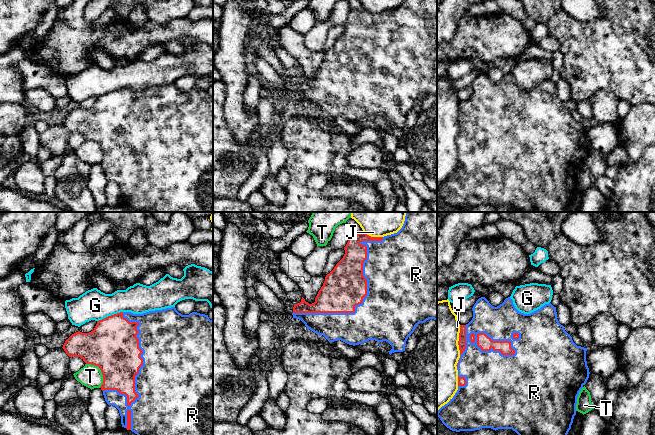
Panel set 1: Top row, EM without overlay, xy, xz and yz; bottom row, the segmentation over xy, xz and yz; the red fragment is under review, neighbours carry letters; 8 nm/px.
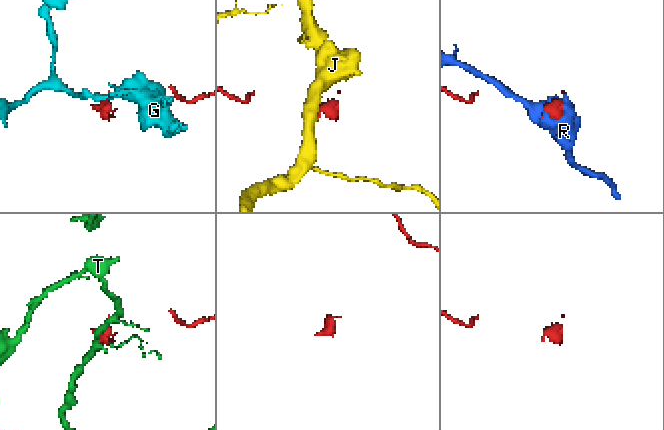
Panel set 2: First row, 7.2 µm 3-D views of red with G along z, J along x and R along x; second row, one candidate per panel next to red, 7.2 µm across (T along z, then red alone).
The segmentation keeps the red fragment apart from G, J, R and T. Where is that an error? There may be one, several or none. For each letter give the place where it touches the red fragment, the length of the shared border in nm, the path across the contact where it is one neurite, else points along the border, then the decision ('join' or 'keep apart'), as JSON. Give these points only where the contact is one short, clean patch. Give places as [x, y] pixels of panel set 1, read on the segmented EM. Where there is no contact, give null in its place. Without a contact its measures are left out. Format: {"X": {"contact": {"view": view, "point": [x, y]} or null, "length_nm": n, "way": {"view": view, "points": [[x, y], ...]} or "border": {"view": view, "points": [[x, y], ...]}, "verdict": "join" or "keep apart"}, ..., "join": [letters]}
{"G": {"contact": {"view": "xy", "point": [109, 316]}, "length_nm": 220, "verdict": "keep apart"}, "J": {"contact": {"view": "yz", "point": [459, 340]}, "length_nm": 240, "verdict": "keep apart"}, "R": {"contact": {"view": "xz", "point": [365, 295]}, "length_nm": 950, "verdict": "join"}, "T": {"contact": {"view": "xy", "point": [101, 371]}, "length_nm": 240, "verdict": "keep apart"}, "join": ["R"]}

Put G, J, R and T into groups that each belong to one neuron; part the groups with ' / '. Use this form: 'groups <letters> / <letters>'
groups G / J / R / T

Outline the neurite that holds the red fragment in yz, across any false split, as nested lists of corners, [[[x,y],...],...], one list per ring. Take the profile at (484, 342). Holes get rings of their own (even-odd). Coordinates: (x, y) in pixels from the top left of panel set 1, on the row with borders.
[[[481,297],[474,304],[472,311],[472,320],[466,325],[460,325],[458,341],[460,358],[456,365],[458,370],[458,390],[448,403],[437,411],[437,416],[442,423],[456,432],[491,428],[495,431],[498,429],[512,429],[518,435],[567,435],[576,415],[577,397],[586,384],[590,372],[586,361],[587,348],[577,346],[573,342],[570,334],[565,331],[564,326],[557,319],[556,307],[549,303],[530,314],[524,314],[515,308],[510,297],[506,298],[497,307],[492,306],[485,297]]]

